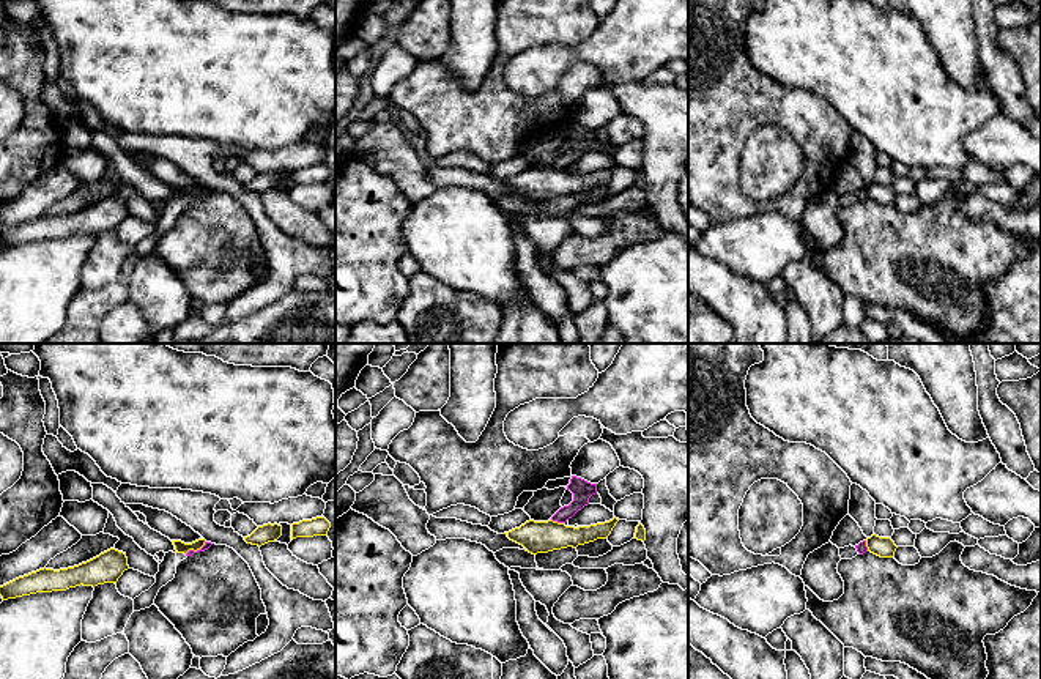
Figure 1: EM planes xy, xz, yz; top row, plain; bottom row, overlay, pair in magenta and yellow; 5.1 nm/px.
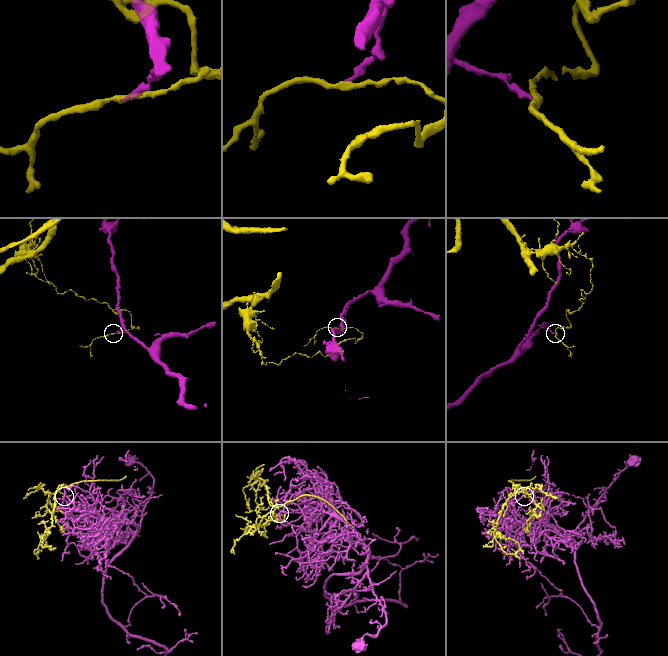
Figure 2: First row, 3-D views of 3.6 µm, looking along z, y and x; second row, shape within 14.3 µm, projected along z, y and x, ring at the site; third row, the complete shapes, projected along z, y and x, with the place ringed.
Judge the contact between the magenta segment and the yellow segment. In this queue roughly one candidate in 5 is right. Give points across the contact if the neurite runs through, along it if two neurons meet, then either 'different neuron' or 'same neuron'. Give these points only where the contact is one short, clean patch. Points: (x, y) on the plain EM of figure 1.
border xz (551, 166), (563, 170); different neuron

